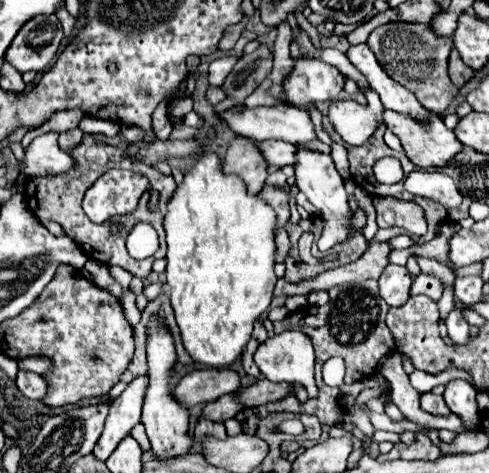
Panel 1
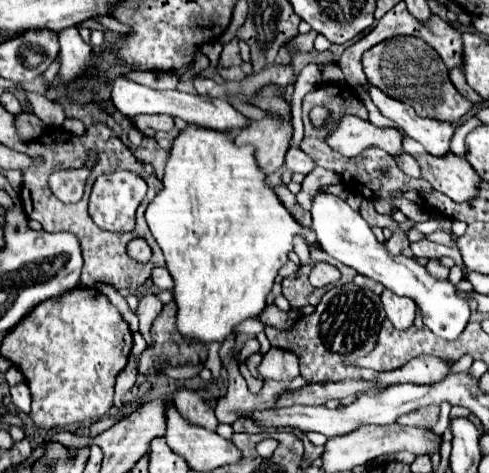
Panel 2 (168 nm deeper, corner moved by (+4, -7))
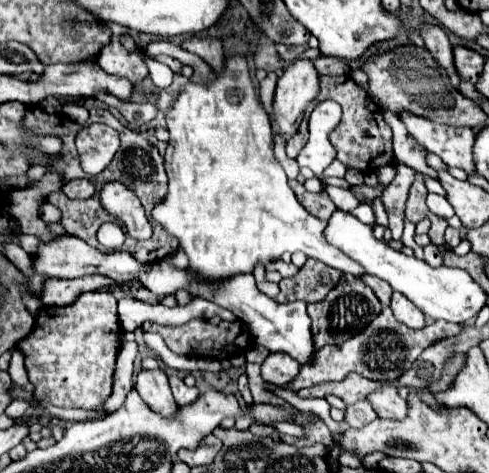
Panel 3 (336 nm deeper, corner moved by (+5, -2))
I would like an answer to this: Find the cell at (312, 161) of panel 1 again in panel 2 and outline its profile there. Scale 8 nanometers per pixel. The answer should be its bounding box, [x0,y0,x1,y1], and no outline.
[312,190,470,340]

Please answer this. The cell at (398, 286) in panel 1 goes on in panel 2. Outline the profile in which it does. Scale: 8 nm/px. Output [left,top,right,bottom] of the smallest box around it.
[380,290,416,330]

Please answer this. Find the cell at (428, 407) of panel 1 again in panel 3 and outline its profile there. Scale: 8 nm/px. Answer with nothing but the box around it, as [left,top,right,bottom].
[367,385,407,419]

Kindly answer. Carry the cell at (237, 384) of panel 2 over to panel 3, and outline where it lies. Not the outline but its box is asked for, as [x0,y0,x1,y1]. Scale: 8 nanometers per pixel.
[289,307,461,391]

